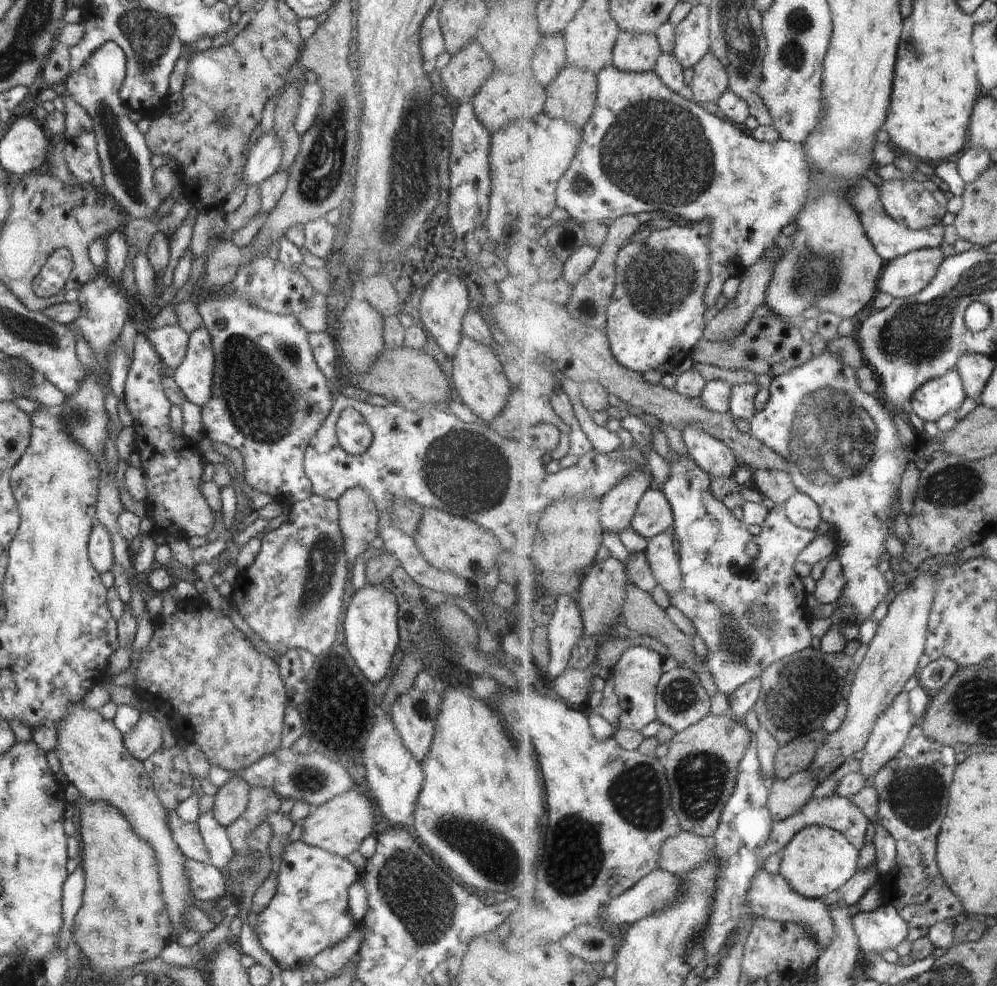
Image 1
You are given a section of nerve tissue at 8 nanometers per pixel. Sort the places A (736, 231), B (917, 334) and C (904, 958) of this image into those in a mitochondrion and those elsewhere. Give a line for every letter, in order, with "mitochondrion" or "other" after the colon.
A: other
B: mitochondrion
C: other

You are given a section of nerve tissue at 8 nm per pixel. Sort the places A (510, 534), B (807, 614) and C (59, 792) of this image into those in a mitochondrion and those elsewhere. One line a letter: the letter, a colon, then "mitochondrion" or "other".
A: other
B: other
C: other

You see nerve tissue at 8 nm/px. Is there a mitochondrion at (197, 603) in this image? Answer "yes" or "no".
no

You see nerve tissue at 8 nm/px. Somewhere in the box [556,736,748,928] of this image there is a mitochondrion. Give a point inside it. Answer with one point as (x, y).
(639, 794)

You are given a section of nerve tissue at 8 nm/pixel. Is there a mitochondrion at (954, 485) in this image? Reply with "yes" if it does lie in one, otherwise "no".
yes

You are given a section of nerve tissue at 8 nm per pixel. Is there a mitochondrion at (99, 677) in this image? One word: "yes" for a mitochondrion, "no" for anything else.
no

